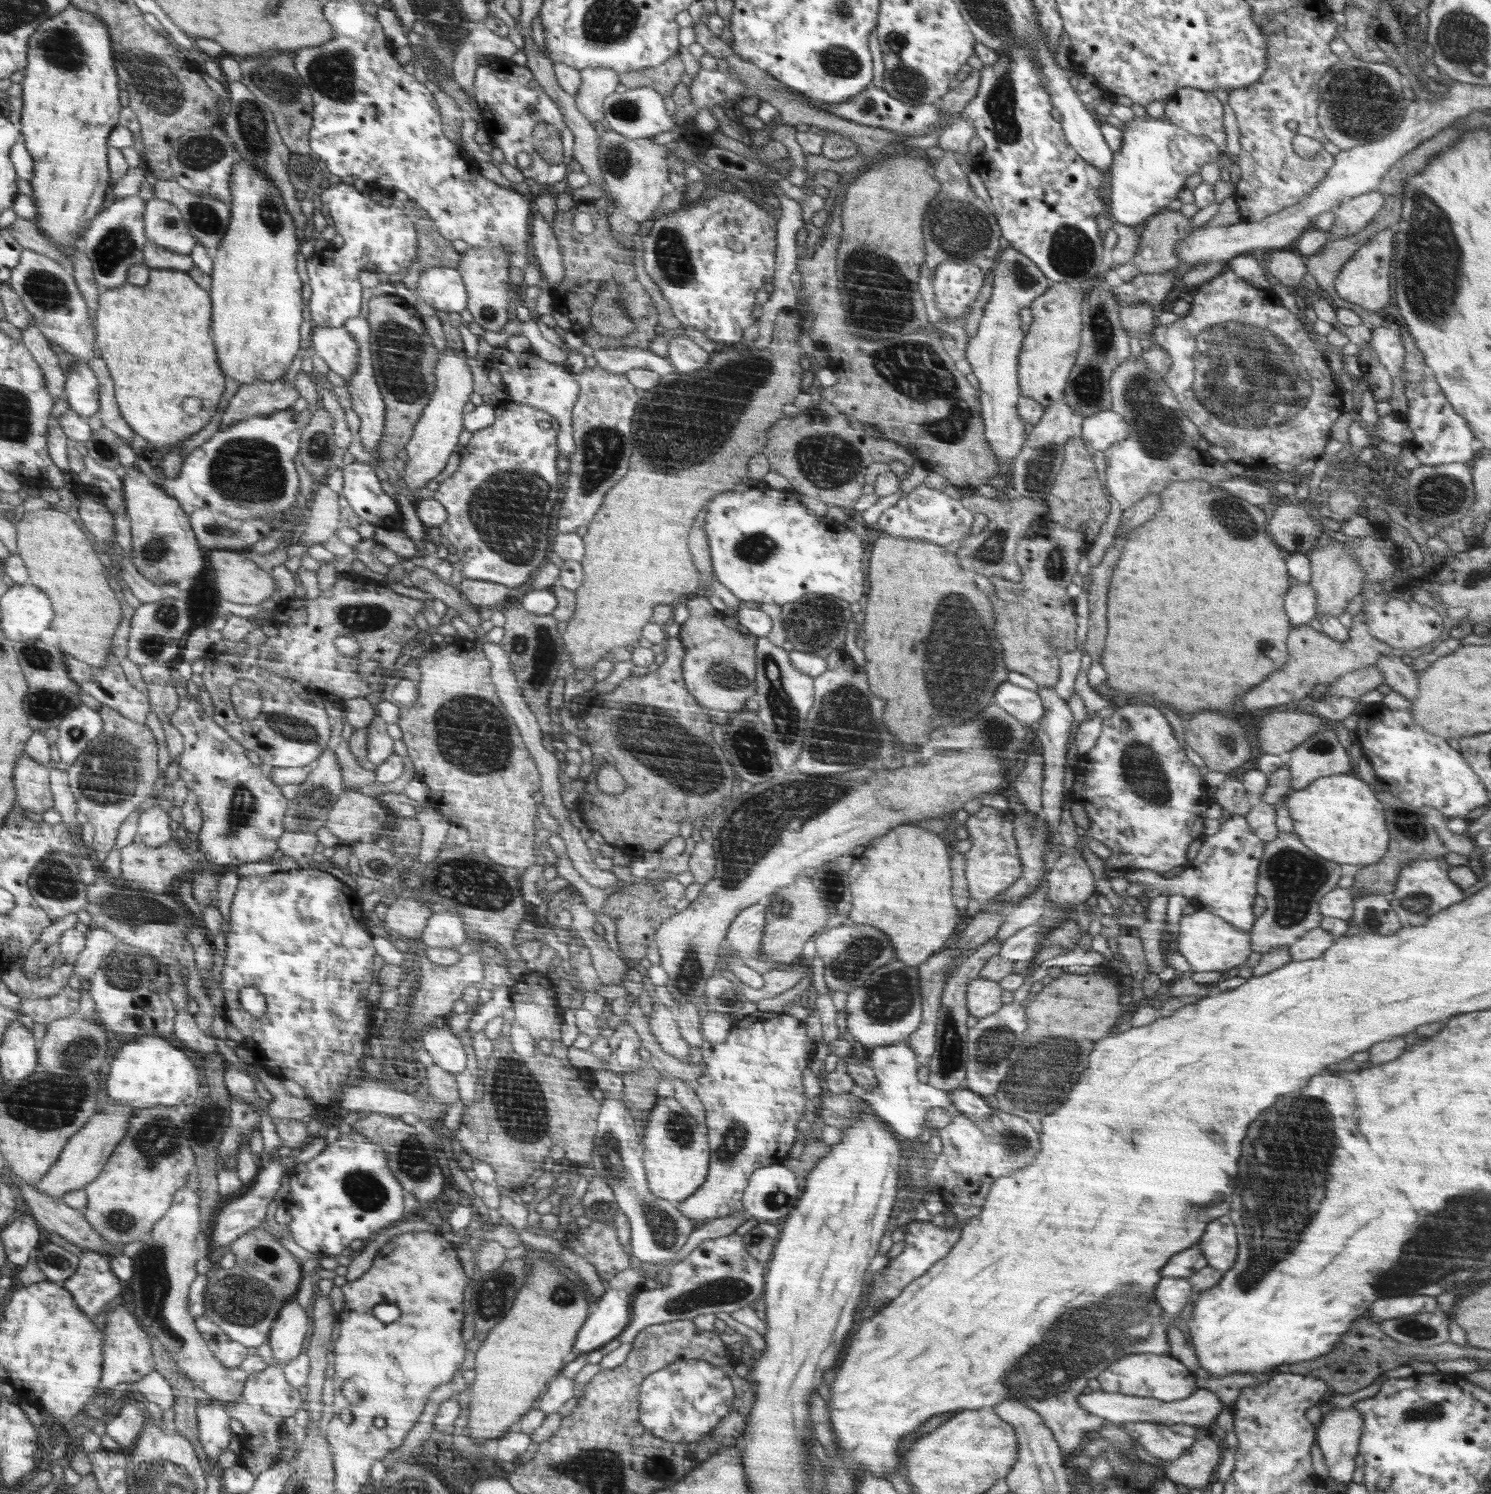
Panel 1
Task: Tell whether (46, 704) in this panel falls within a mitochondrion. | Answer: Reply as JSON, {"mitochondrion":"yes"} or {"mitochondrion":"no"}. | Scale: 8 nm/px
{"mitochondrion":"yes"}

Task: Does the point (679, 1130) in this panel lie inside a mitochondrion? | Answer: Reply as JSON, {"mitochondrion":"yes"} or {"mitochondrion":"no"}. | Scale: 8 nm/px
{"mitochondrion":"yes"}

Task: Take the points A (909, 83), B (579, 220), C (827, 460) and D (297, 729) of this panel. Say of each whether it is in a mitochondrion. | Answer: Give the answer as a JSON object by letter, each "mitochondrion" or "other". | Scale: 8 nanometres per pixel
{"A":"mitochondrion","B":"other","C":"mitochondrion","D":"mitochondrion"}

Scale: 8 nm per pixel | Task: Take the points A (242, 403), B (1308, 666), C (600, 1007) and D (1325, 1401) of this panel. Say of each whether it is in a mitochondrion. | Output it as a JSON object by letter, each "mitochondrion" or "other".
{"A":"other","B":"other","C":"other","D":"other"}

